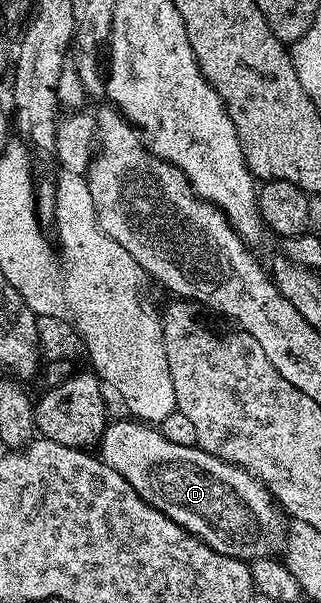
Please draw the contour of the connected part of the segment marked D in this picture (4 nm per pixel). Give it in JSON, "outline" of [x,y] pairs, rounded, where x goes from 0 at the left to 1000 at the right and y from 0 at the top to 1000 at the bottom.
{"outline":[[[402,692],[386,693],[368,701],[343,700],[330,706],[327,716],[315,720],[308,760],[333,771],[346,771],[358,784],[383,789],[396,804],[408,804],[408,811],[421,811],[421,818],[433,818],[433,824],[445,824],[458,837],[495,844],[495,851],[545,864],[545,871],[583,877],[583,884],[595,884],[685,920],[785,930],[801,925],[860,922],[879,912],[879,849],[838,813],[791,788],[769,784],[754,774],[720,771],[626,746],[617,740],[545,738],[520,731],[520,725],[508,725],[486,706],[417,698]]]}

